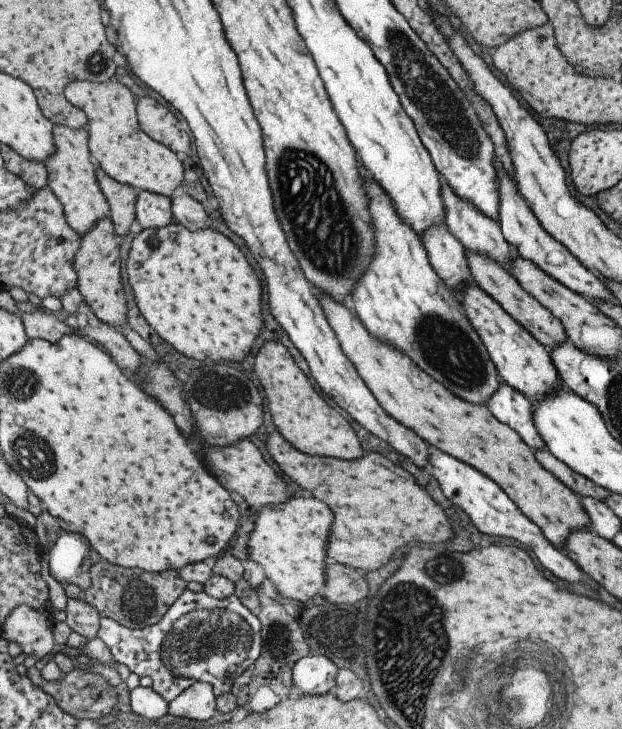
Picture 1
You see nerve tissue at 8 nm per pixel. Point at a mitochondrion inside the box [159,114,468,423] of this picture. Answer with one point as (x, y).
(308, 193)

